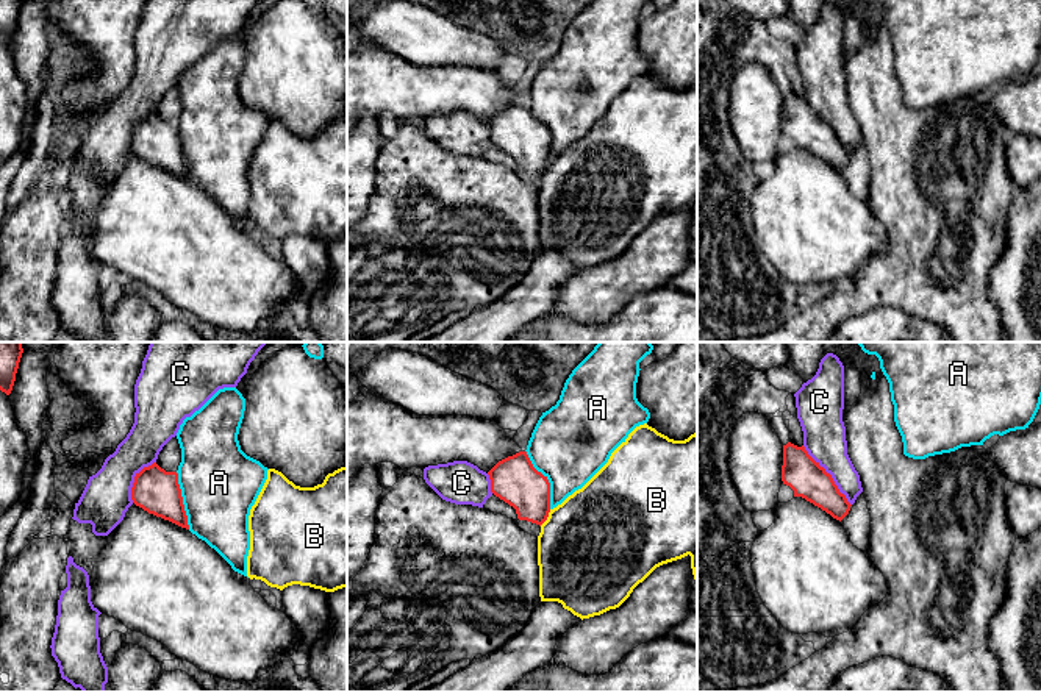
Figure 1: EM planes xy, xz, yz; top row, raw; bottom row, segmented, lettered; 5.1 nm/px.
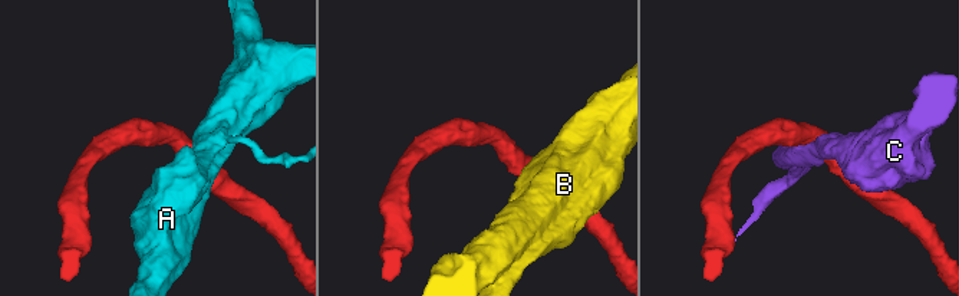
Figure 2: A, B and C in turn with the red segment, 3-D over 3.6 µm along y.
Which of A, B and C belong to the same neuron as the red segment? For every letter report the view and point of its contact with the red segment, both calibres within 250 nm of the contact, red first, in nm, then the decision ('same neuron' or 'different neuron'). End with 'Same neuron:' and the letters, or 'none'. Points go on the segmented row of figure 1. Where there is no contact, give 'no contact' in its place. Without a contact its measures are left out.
A: xz (547, 480) | 240/400 nm | different neuron
B: xz (547, 516) | 240/500 nm | different neuron
C: yz (830, 475) | 190/220 nm | different neuron
Same neuron: none

